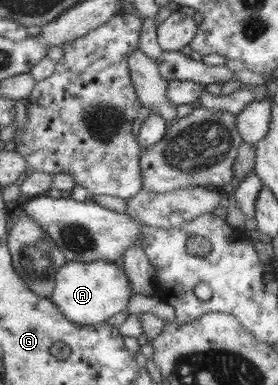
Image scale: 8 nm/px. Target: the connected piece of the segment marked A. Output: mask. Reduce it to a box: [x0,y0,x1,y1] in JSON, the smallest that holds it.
[51,260,131,325]

